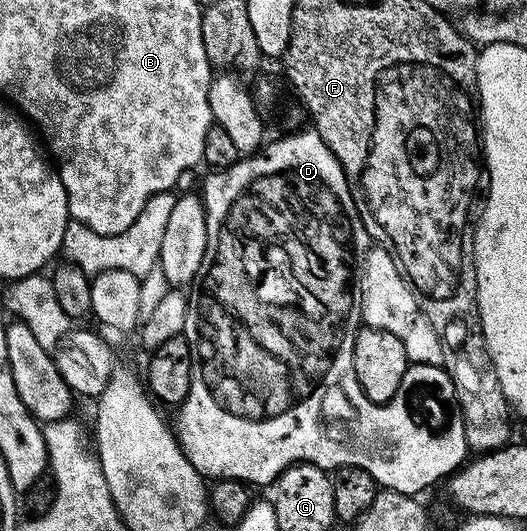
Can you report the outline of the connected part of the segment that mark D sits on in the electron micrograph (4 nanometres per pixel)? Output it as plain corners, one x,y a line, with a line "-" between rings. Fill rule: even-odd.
296,130
291,134
284,134
288,136
282,137
281,140
274,141
273,144
271,144
271,142
265,143
262,150
257,150
251,154
245,155
243,158
237,160
234,166
209,171
207,173
209,176
204,180
202,199
204,209
206,210
206,254
202,254
202,266
198,266
198,274
192,279
190,291
187,293
188,313
186,314
185,328
182,335
188,340
188,345
192,351
192,381
190,382
188,397
185,398
184,403
179,405
178,408
178,412
180,412
180,432
178,428
180,448
186,454
186,458
190,463
200,471
200,475
205,478
211,478
213,481
241,480
248,486
255,486
254,484
265,484
265,486
268,486
280,477
282,470
286,470
292,464
317,464
319,468
325,470
361,468
362,470
366,470
366,474
370,474
370,478
376,480
377,485
379,485
381,489
390,492
401,492
407,496
419,497
421,495
420,492
426,491
431,484
438,483
440,479
441,483
445,478
451,476
470,456
470,449
466,442
466,430
464,429
464,416
461,414
460,407
456,401
454,382
450,378
450,374
441,365
409,363
406,374
402,378
402,386
398,386
398,394
394,394
392,400
389,400
387,404
375,404
366,398
366,394
354,374
354,362
352,359
354,358
354,338
356,337
356,331
362,326
362,321
360,319
360,278
362,275
364,256
368,253
370,247
370,237
360,217
358,206
352,197
352,187
348,185
348,179
342,170
342,166
338,162
338,158
334,158
334,154
326,146
326,142
322,142
322,138
316,131
304,131
305,130

